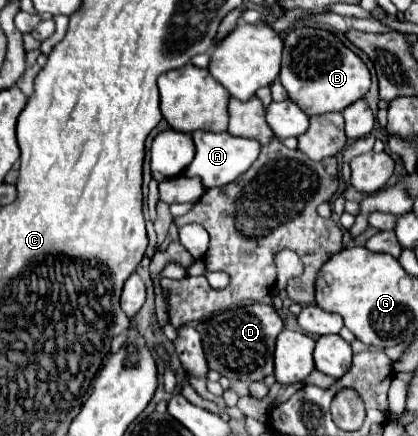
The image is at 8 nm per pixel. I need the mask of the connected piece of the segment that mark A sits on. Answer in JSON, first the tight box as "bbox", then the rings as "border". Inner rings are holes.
{"bbox":[184,131,260,187],"border":[[[194,131],[194,145],[196,145],[196,157],[194,161],[186,167],[184,175],[186,177],[200,177],[204,181],[204,187],[224,187],[232,183],[236,177],[246,173],[252,163],[256,161],[260,153],[260,143],[254,139],[246,137],[234,137],[228,131],[224,133],[210,133],[210,131]]]}

